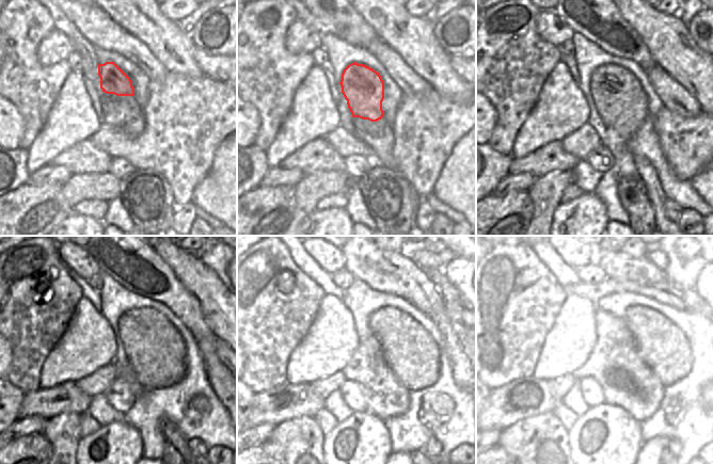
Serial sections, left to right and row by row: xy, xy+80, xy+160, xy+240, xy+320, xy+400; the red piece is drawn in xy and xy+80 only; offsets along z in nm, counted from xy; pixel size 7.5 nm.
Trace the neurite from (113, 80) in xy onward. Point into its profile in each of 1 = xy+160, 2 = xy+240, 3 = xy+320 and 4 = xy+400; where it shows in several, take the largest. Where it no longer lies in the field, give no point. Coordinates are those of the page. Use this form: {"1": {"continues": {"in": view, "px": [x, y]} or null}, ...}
{"1": {"continues": {"in": "xy+160", "px": [621, 102]}}, "2": {"continues": {"in": "xy+240", "px": [156, 351]}}, "3": {"continues": {"in": "xy+320", "px": [414, 354]}}, "4": {"continues": {"in": "xy+400", "px": [670, 346]}}}

